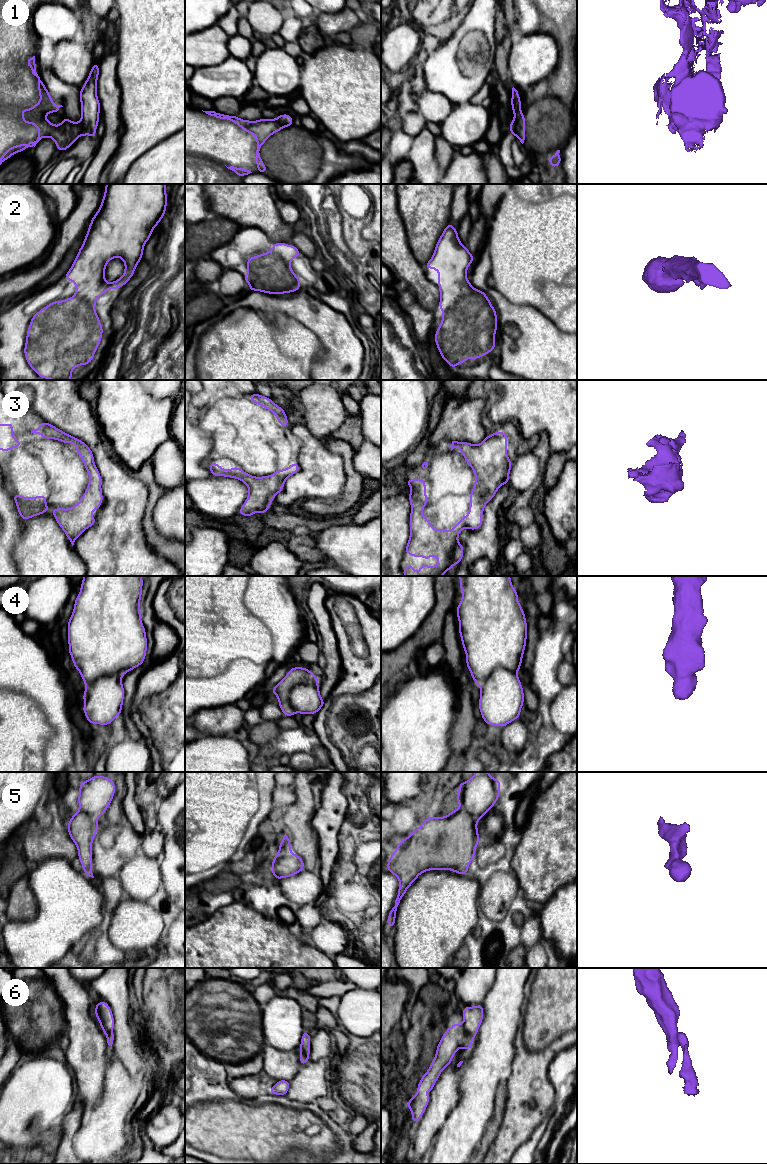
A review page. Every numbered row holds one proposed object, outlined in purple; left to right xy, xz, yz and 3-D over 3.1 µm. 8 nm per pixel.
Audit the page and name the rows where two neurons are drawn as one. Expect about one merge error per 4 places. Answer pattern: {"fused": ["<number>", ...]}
{"fused": ["1"]}

